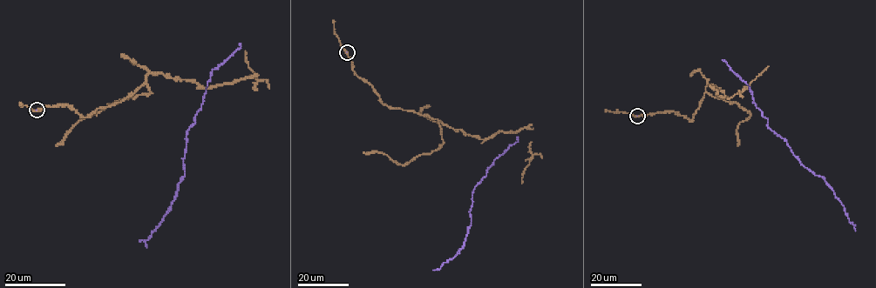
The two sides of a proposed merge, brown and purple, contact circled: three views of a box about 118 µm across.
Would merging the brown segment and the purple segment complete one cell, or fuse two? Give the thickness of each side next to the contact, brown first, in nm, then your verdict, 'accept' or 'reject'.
600/30 nm | reject

